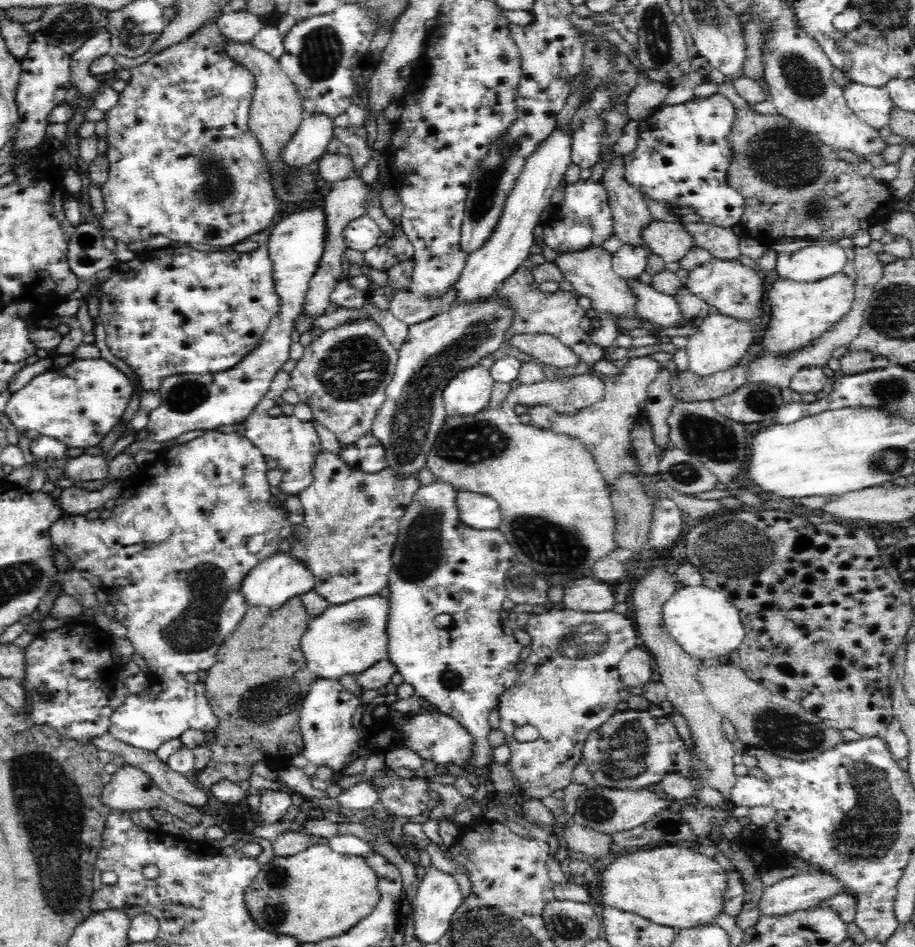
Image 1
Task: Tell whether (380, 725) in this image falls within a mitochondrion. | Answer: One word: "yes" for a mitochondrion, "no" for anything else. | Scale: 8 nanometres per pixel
no

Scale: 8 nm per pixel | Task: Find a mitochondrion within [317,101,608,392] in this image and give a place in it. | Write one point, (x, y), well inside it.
(488, 181)

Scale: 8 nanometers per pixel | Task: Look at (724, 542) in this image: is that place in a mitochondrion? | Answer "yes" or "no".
yes

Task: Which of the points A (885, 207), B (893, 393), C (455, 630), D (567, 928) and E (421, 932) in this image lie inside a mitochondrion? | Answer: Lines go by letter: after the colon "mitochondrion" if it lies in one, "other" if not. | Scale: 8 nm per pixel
A: other
B: mitochondrion
C: other
D: mitochondrion
E: other

